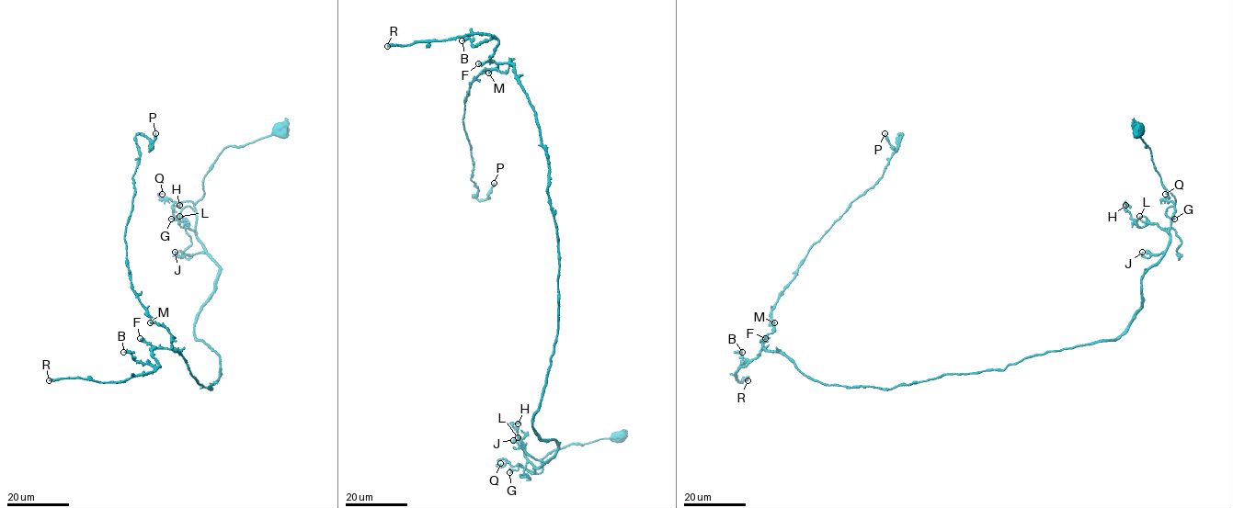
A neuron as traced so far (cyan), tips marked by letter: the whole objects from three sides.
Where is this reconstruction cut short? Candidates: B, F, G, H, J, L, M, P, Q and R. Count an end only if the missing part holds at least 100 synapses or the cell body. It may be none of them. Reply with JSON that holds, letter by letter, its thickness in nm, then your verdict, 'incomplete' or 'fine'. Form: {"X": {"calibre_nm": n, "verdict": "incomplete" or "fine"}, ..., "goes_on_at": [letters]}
{"B": {"calibre_nm": 190, "verdict": "fine"}, "F": {"calibre_nm": 550, "verdict": "fine"}, "G": {"calibre_nm": 130, "verdict": "fine"}, "H": {"calibre_nm": 240, "verdict": "fine"}, "J": {"calibre_nm": 160, "verdict": "fine"}, "L": {"calibre_nm": 160, "verdict": "fine"}, "M": {"calibre_nm": 340, "verdict": "fine"}, "P": {"calibre_nm": 200, "verdict": "fine"}, "Q": {"calibre_nm": 170, "verdict": "fine"}, "R": {"calibre_nm": 400, "verdict": "incomplete"}, "goes_on_at": ["R"]}

